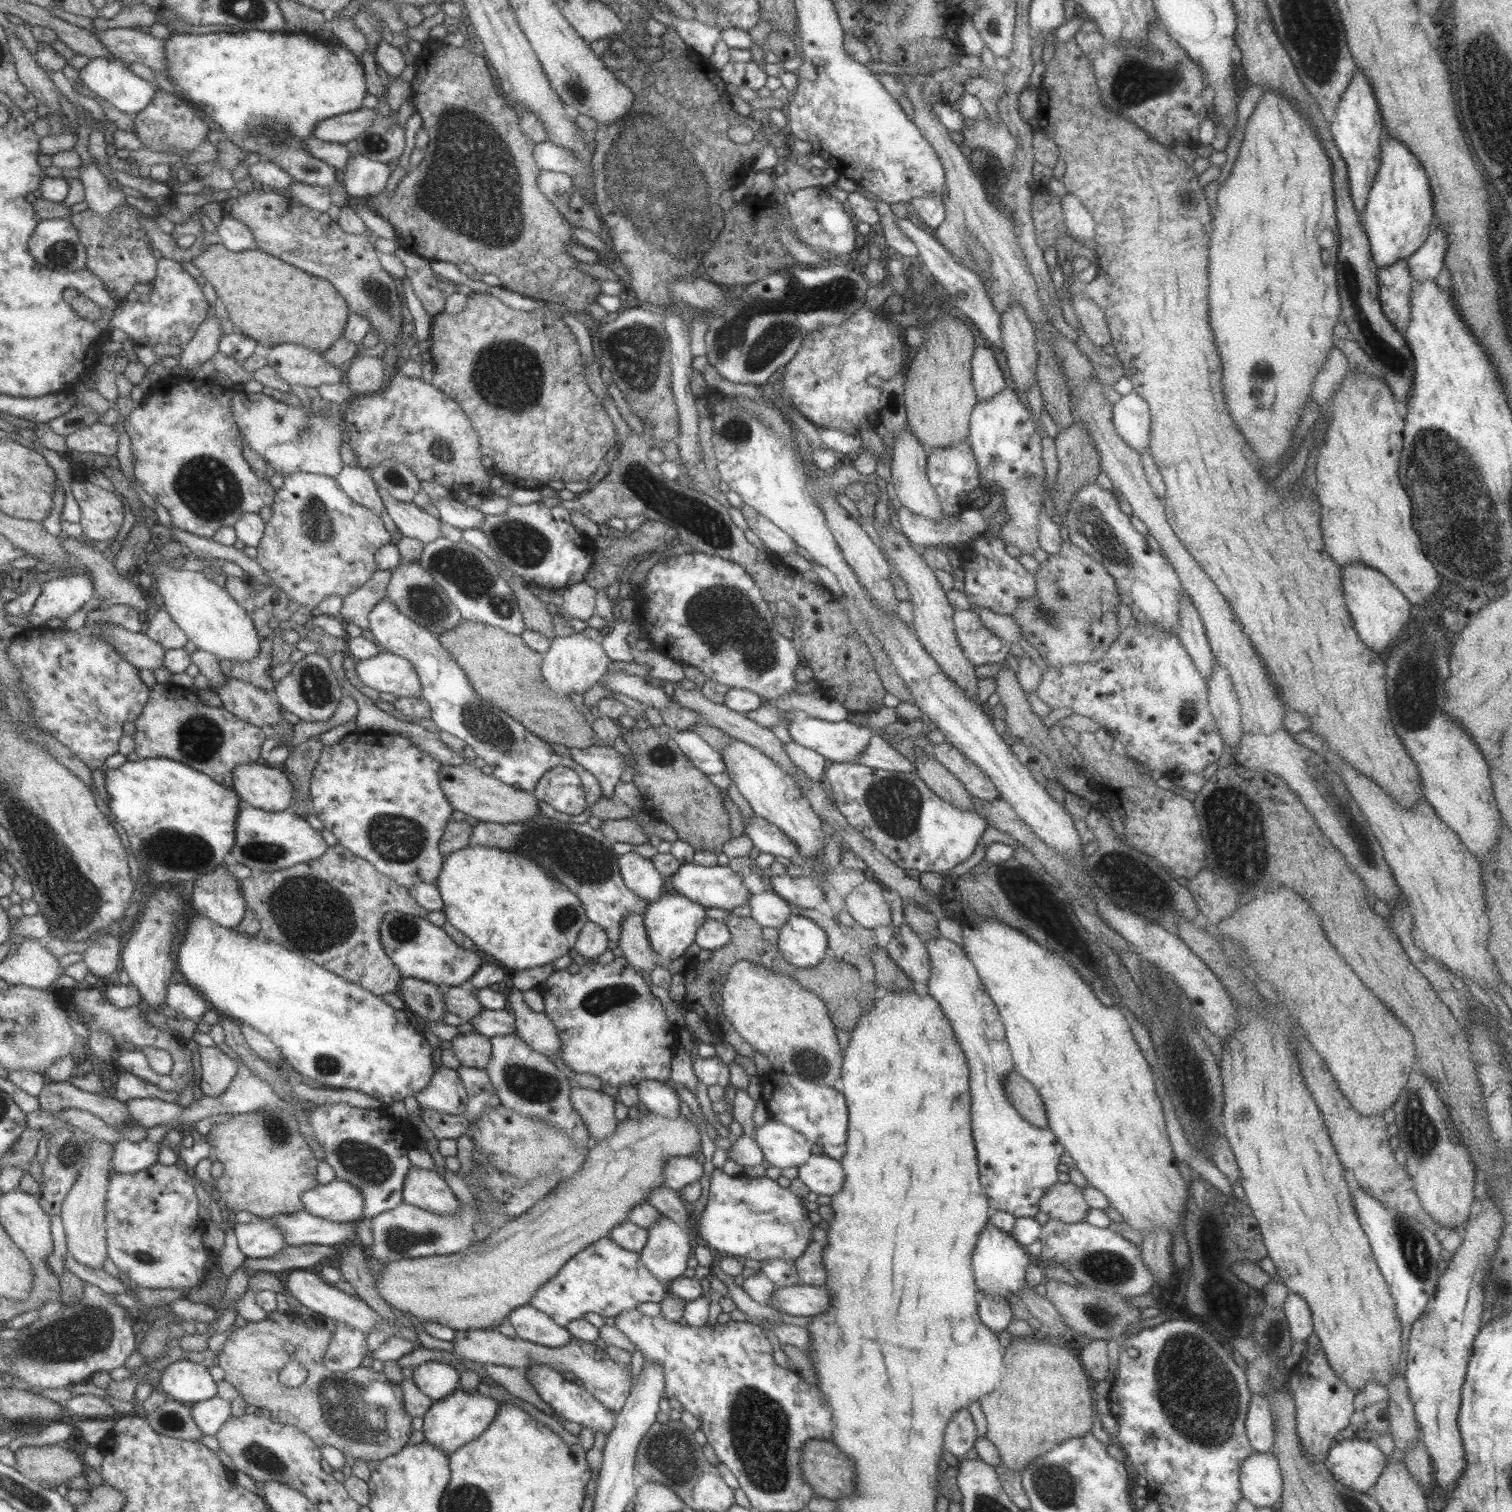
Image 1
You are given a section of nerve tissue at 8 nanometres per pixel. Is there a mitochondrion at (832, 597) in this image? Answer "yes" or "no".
no

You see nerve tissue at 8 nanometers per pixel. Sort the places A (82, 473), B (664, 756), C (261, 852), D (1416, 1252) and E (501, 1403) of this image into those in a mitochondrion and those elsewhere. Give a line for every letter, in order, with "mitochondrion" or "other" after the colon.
A: other
B: mitochondrion
C: mitochondrion
D: mitochondrion
E: other

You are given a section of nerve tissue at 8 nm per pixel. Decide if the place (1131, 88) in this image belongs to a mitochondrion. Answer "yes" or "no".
yes

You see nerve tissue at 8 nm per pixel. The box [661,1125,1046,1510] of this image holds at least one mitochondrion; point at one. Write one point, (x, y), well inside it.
(759, 1427)

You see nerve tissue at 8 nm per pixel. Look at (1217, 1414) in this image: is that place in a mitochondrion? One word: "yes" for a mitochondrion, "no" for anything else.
yes

